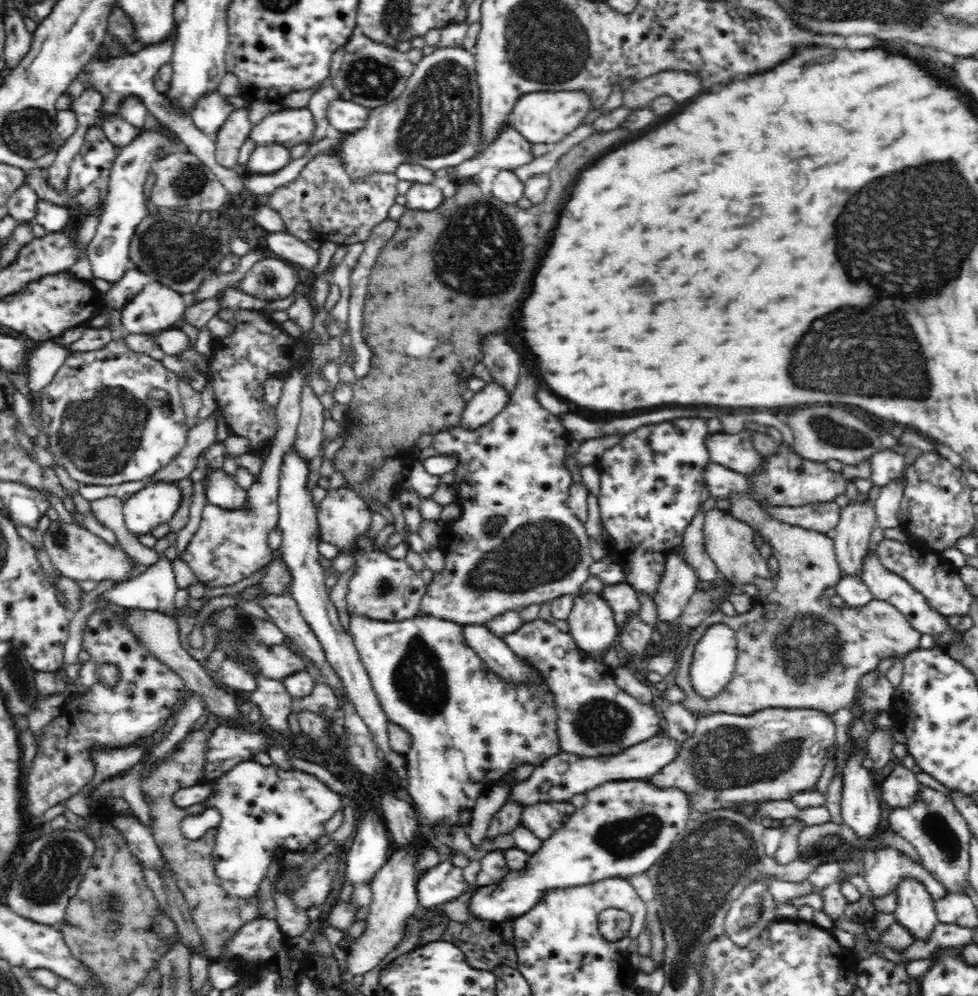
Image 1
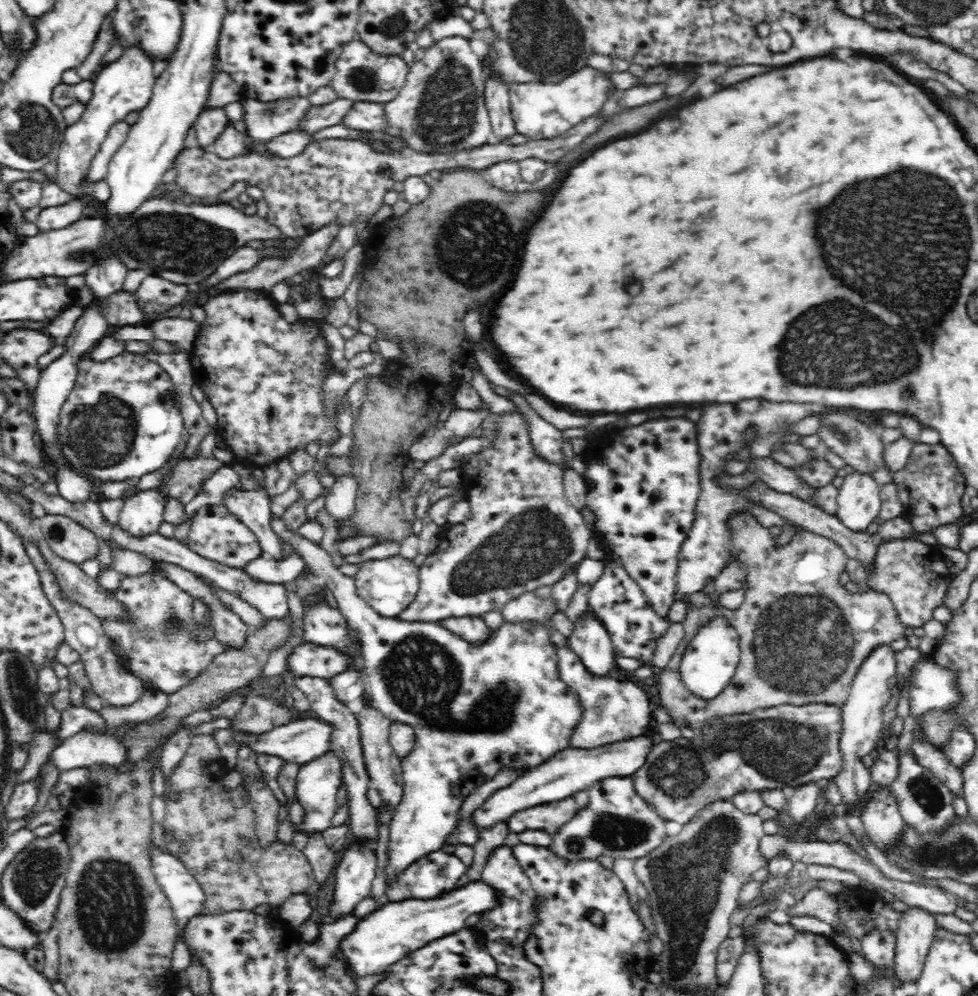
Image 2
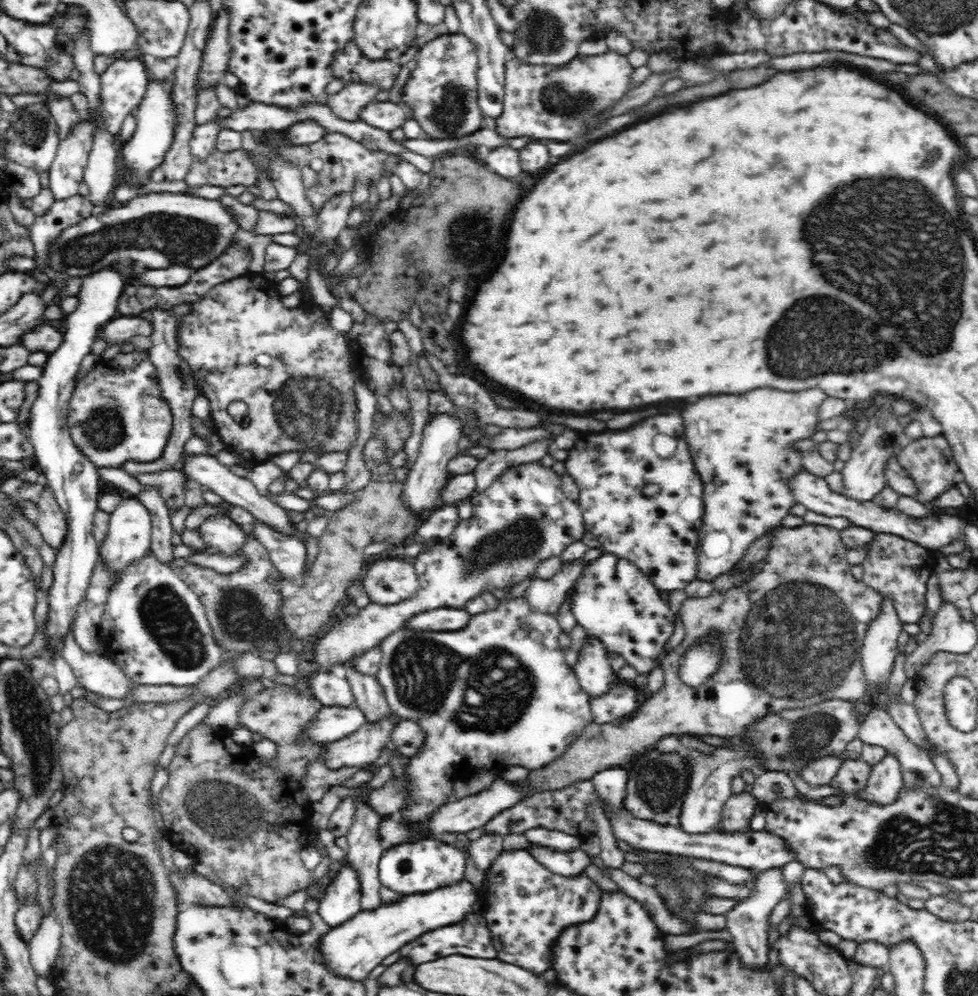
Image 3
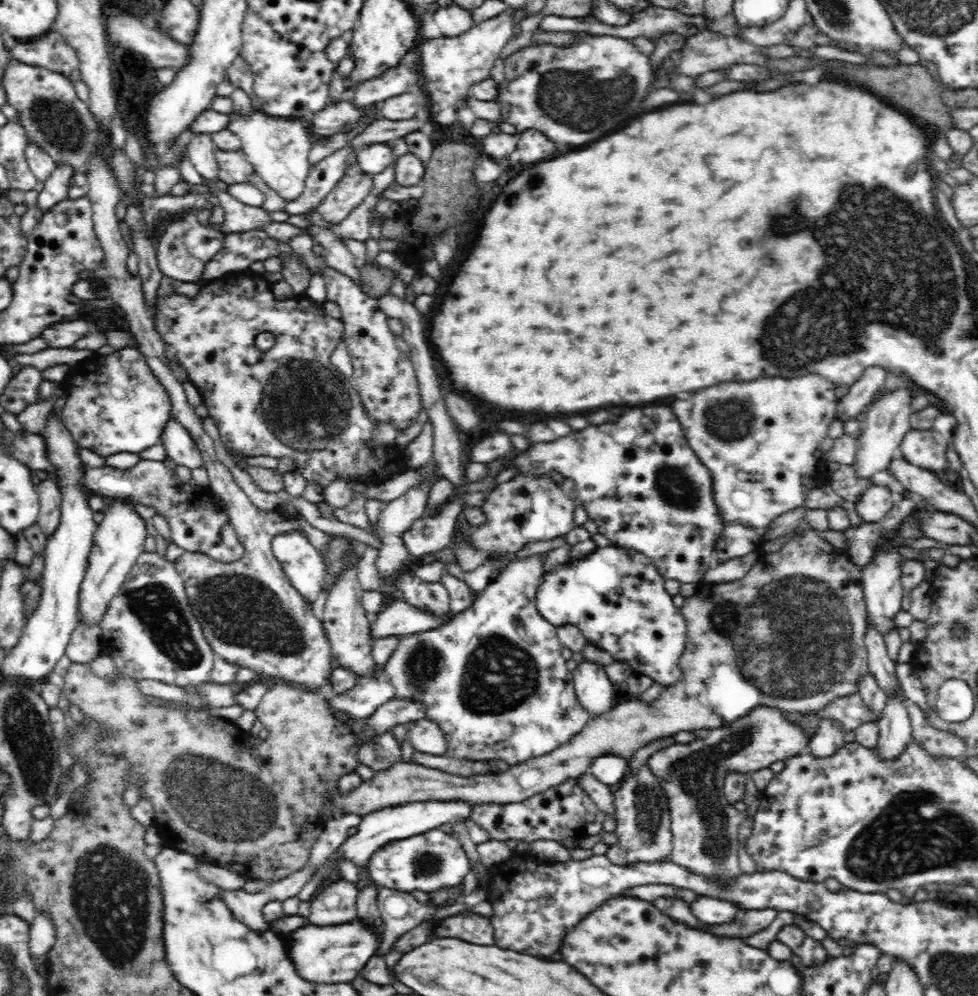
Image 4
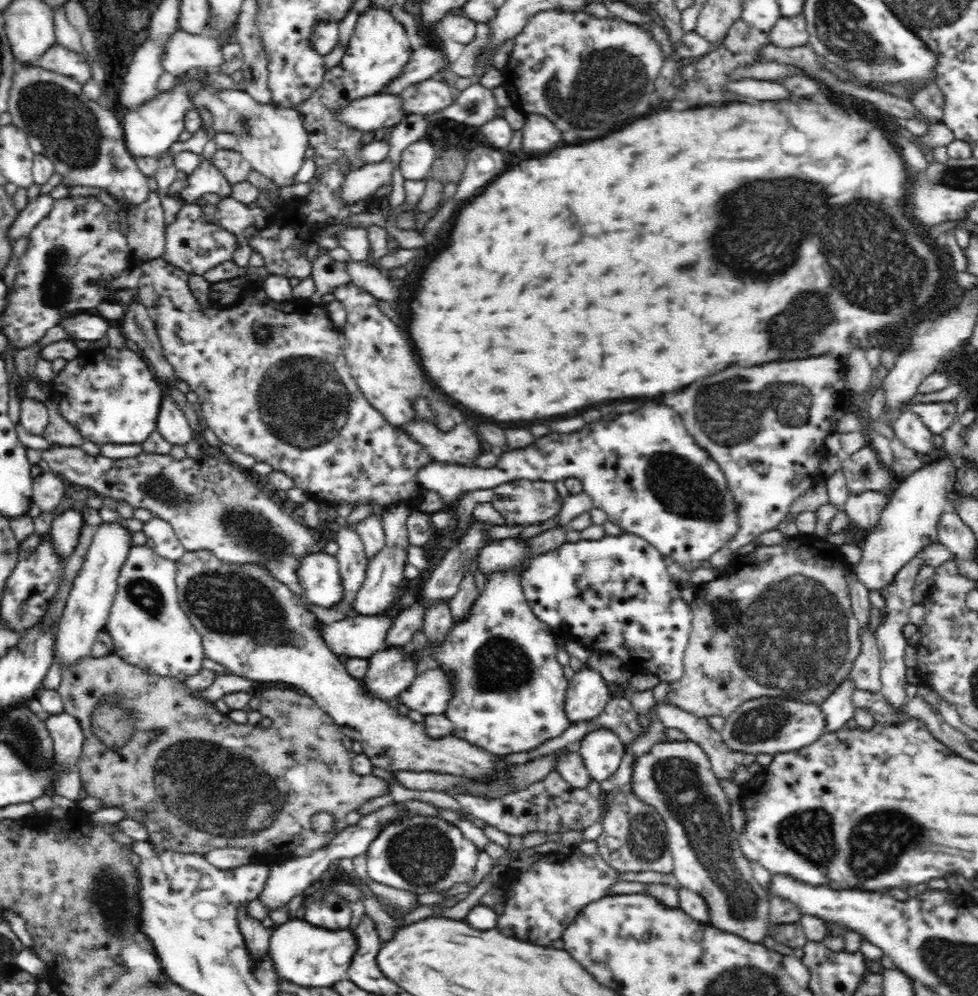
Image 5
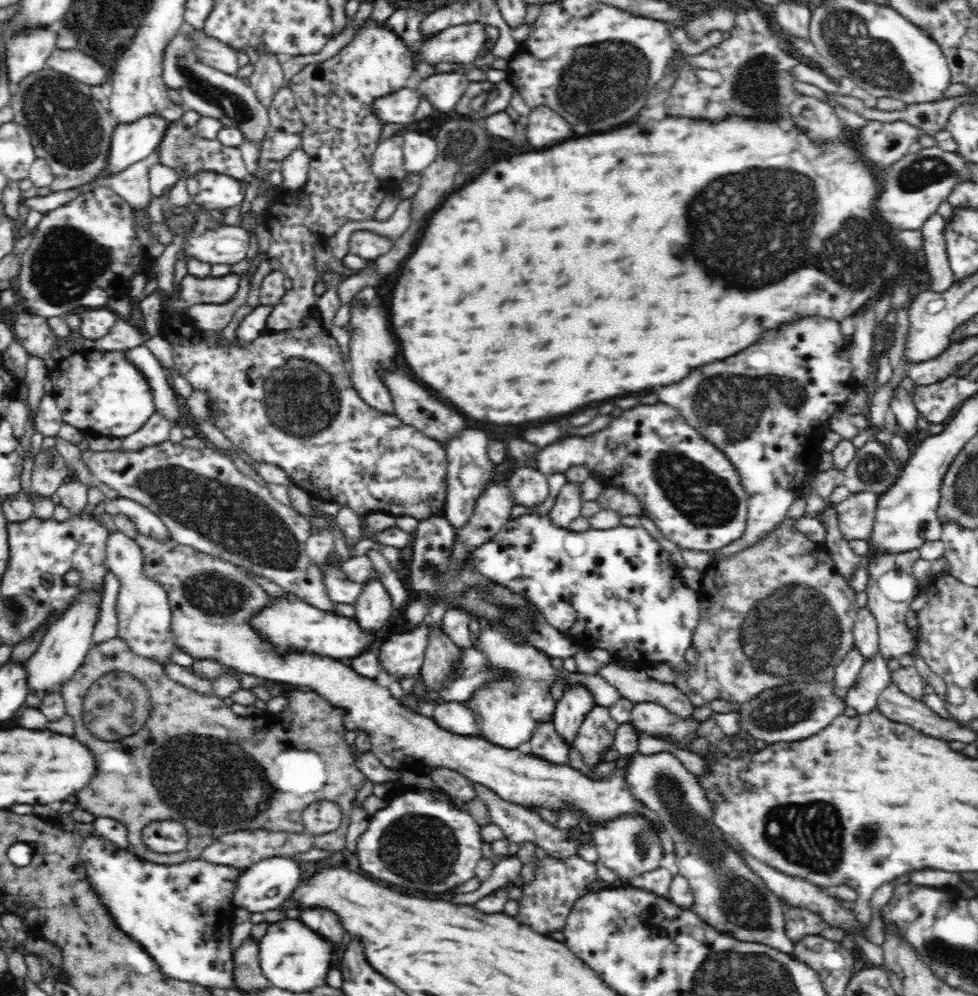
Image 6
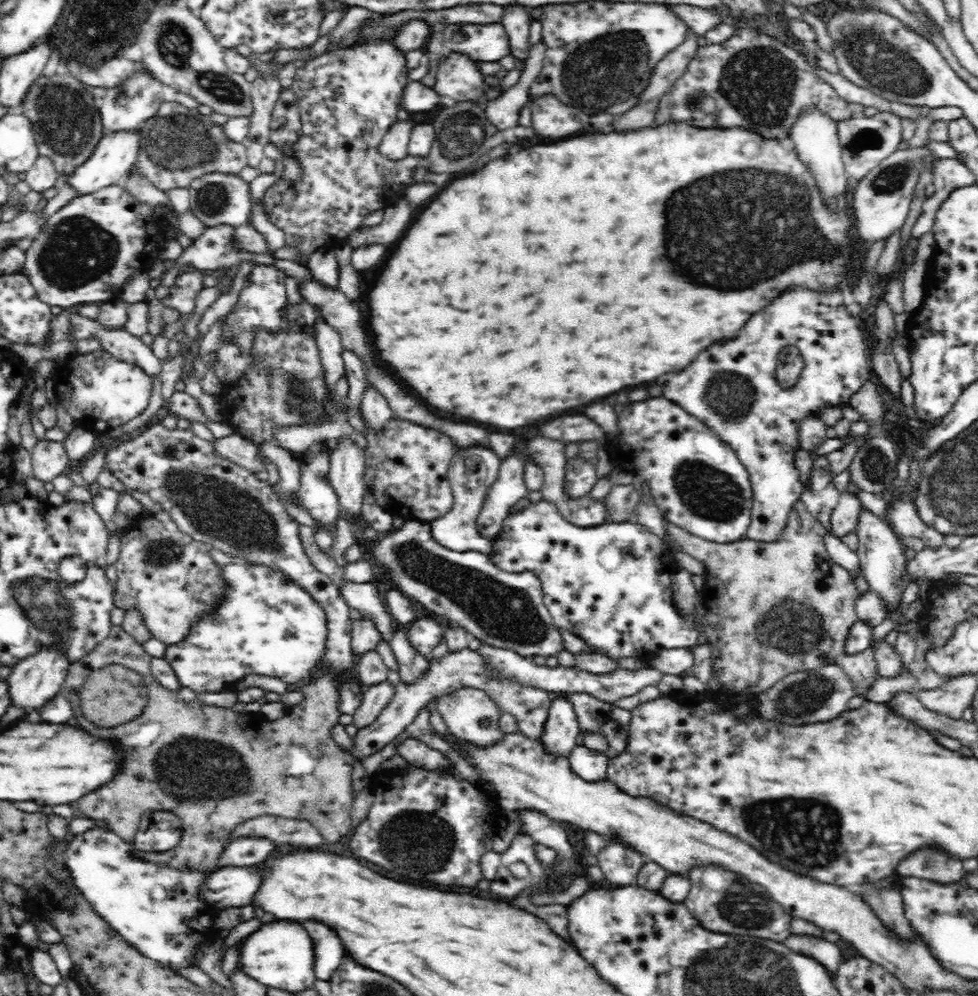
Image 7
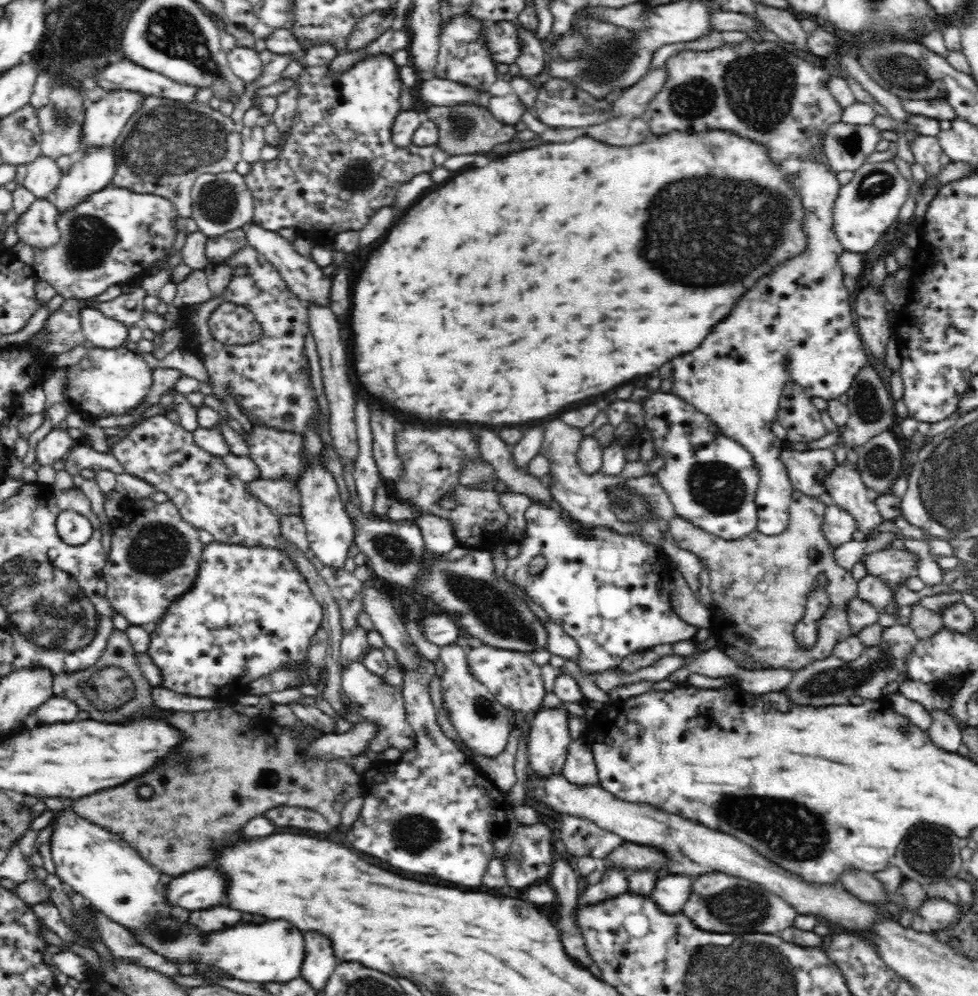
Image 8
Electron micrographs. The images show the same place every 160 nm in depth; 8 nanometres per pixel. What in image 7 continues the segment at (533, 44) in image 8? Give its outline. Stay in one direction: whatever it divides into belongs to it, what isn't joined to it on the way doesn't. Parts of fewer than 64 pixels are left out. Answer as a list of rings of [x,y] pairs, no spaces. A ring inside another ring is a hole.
[[[516,4],[506,5],[506,14],[501,23],[508,33],[511,55],[516,60],[524,62],[530,56],[530,21],[526,7]]]

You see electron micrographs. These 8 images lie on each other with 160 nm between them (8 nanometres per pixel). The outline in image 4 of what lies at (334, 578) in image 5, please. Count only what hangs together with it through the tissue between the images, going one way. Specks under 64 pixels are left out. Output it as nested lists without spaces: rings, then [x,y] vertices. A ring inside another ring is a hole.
[[[303,531],[282,532],[271,540],[271,549],[276,560],[282,565],[283,571],[292,586],[311,604],[328,586],[326,569],[320,552],[308,541]]]

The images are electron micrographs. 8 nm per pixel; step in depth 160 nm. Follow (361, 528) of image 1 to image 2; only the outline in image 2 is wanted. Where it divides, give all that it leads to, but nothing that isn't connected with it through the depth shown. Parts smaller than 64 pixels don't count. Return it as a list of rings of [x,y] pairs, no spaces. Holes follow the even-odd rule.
[[[342,475],[336,478],[324,498],[324,509],[334,523],[345,523],[350,516],[353,516],[357,490],[356,476]],[[390,556],[384,560],[370,560],[360,566],[354,584],[357,594],[362,597],[378,614],[386,618],[397,618],[415,599],[419,591],[419,567],[403,556]]]

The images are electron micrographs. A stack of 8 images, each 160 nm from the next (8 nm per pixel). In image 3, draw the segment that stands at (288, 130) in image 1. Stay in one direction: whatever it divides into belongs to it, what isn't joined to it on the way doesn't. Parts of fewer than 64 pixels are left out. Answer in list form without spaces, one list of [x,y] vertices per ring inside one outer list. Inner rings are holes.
[[[352,83],[342,87],[336,94],[329,96],[324,102],[330,107],[330,111],[336,117],[347,120],[356,121],[360,110],[374,100],[378,94],[376,85],[366,85],[362,83]]]

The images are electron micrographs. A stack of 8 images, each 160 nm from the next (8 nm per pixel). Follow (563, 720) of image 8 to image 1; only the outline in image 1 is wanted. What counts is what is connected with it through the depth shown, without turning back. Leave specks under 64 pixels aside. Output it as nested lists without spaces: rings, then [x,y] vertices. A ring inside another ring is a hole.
[[[600,592],[574,596],[567,621],[569,633],[582,652],[600,658],[606,648],[617,646],[619,628],[615,624],[613,610]]]

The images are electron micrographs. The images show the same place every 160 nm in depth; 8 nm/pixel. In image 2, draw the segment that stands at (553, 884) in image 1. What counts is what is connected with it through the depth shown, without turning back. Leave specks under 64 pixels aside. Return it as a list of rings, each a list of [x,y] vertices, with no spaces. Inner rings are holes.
[[[604,777],[601,781],[596,781],[588,790],[590,802],[588,805],[576,813],[566,824],[558,828],[558,832],[552,835],[552,844],[547,847],[566,861],[603,861],[610,859],[634,860],[646,856],[650,851],[654,851],[662,843],[666,843],[668,832],[666,824],[670,820],[657,814],[656,808],[646,804],[642,797],[636,793],[634,781],[631,777]],[[482,880],[466,882],[464,888],[452,889],[435,899],[390,901],[359,919],[354,930],[342,940],[340,947],[348,958],[348,969],[354,974],[368,976],[384,973],[386,968],[402,960],[408,953],[423,948],[430,941],[466,928],[464,922],[470,914],[482,916],[497,906],[498,894]]]

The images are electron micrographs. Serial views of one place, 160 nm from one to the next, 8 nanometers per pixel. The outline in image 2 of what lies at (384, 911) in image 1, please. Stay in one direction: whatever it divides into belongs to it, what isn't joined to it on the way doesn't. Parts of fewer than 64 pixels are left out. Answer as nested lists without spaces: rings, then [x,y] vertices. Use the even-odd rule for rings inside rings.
[[[282,519],[271,520],[271,527],[281,540],[288,540],[295,548],[302,558],[304,558],[307,565],[310,567],[311,573],[324,577],[324,584],[327,584],[336,598],[337,608],[345,618],[349,630],[353,634],[354,640],[359,644],[360,653],[363,658],[363,671],[367,674],[367,688],[366,693],[370,694],[372,700],[371,706],[376,708],[386,718],[390,718],[391,722],[398,722],[410,726],[415,731],[416,743],[414,748],[401,759],[401,769],[403,772],[403,791],[404,798],[400,802],[400,806],[393,812],[391,823],[389,824],[389,840],[387,846],[387,864],[384,867],[385,883],[392,884],[409,867],[414,861],[420,857],[426,856],[428,853],[438,851],[445,844],[446,838],[452,834],[458,823],[460,822],[460,811],[465,799],[471,795],[476,787],[482,783],[492,780],[492,777],[502,768],[512,768],[515,771],[530,770],[544,764],[544,759],[550,758],[570,747],[571,738],[578,724],[581,722],[582,705],[579,705],[577,694],[573,692],[559,677],[559,670],[557,669],[557,651],[554,648],[555,644],[550,641],[550,633],[544,629],[539,621],[522,621],[521,623],[506,623],[503,621],[502,626],[497,631],[491,632],[491,636],[485,643],[481,645],[473,645],[468,641],[462,639],[457,634],[450,632],[440,622],[422,622],[420,620],[414,622],[407,622],[401,618],[386,618],[378,614],[360,595],[357,594],[357,585],[354,584],[354,578],[344,576],[338,571],[338,563],[331,555],[329,549],[324,545],[317,545],[314,542],[300,537],[296,531],[288,531],[286,524]]]

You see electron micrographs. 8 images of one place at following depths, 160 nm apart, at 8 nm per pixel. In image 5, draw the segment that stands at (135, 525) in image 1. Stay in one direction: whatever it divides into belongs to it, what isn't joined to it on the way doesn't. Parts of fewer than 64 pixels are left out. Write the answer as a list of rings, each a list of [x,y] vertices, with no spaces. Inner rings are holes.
[[[106,522],[96,528],[92,542],[78,576],[74,578],[73,586],[66,600],[66,605],[57,628],[56,662],[62,664],[78,664],[76,658],[88,657],[98,633],[105,628],[110,609],[117,591],[117,580],[123,564],[127,560],[132,544],[132,531],[118,522]]]

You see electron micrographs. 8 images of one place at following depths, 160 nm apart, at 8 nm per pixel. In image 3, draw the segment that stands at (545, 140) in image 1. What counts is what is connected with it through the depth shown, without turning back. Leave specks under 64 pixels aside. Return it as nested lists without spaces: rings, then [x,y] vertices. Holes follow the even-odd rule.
[[[610,50],[602,56],[580,56],[574,57],[567,61],[561,67],[530,65],[518,63],[516,58],[508,61],[505,72],[505,97],[503,100],[503,111],[495,120],[497,124],[497,132],[505,138],[518,138],[523,136],[532,136],[532,138],[546,138],[546,140],[567,141],[568,138],[580,136],[584,132],[584,124],[588,122],[590,116],[600,114],[602,110],[610,108],[619,99],[622,99],[622,94],[628,93],[630,88],[630,74],[634,72],[634,68],[628,64],[628,60],[624,58],[620,52]],[[554,94],[564,94],[570,102],[572,110],[566,112],[562,108],[558,108],[556,102],[552,102]]]

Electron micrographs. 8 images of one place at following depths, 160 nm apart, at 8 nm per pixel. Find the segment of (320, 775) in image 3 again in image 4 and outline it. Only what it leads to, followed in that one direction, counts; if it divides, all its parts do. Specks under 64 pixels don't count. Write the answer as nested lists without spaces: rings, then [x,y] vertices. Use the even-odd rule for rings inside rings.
[[[390,732],[372,740],[370,744],[364,744],[357,754],[358,764],[365,764],[375,773],[390,768],[398,758],[400,746]]]

